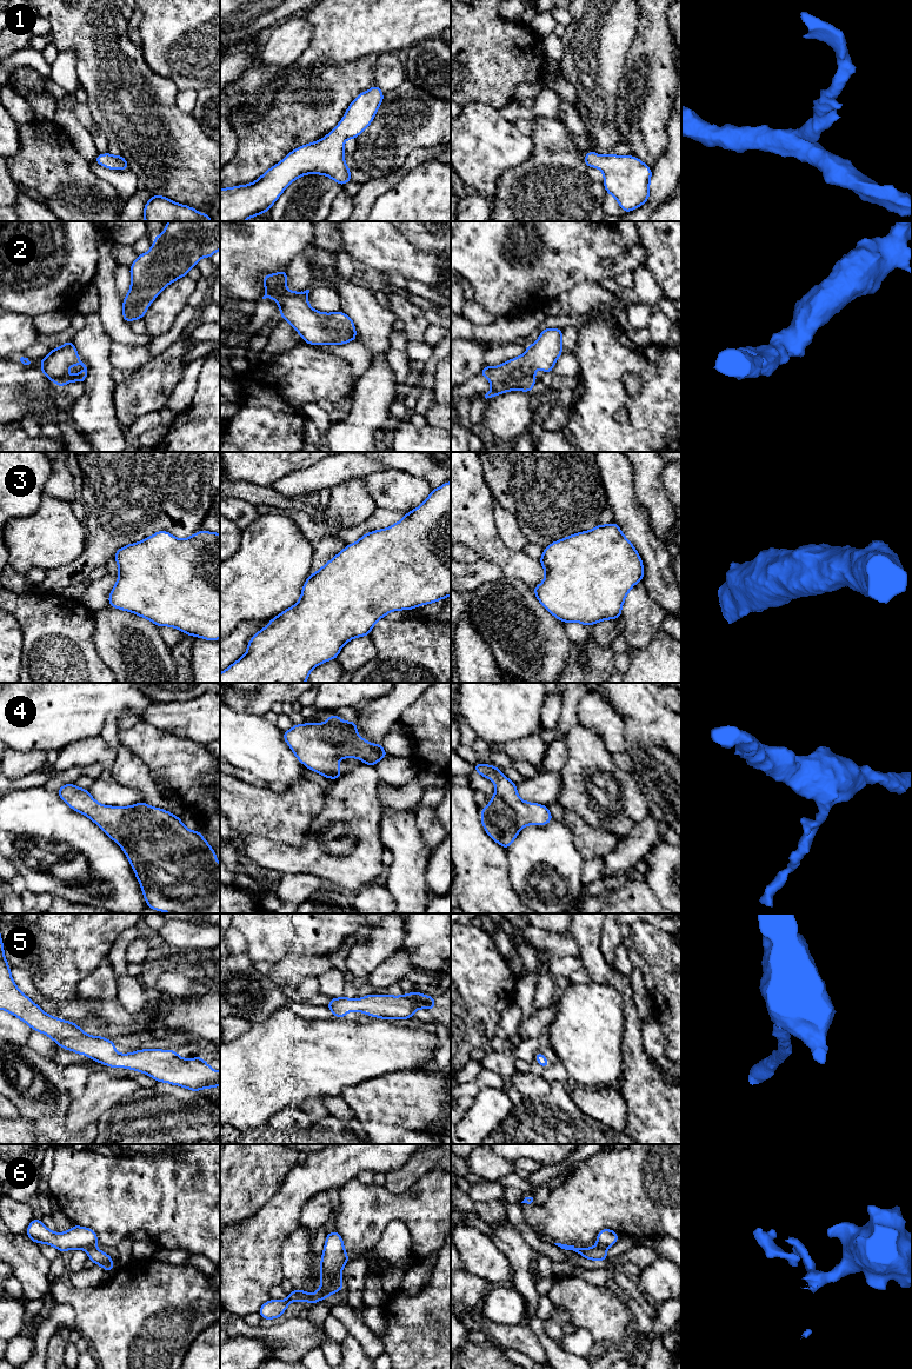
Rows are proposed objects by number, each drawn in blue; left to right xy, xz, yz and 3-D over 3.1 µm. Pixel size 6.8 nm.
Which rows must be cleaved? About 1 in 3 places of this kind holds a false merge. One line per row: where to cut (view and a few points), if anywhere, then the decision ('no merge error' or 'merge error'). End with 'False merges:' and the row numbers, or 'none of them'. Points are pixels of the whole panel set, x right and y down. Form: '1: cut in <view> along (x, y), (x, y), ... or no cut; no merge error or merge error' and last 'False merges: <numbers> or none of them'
1: no cut; no merge error
2: no cut; no merge error
3: no cut; no merge error
4: no cut; no merge error
5: no cut; no merge error
6: cut in yz along (597, 1244), (605, 1248); merge error
False merges: 6

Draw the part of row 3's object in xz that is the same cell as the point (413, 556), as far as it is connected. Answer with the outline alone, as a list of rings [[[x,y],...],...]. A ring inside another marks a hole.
[[[451,481],[445,483],[438,489],[433,489],[427,499],[417,509],[406,512],[406,516],[398,523],[387,529],[368,532],[358,541],[347,546],[334,556],[315,573],[306,579],[300,599],[297,604],[285,610],[248,642],[247,652],[220,673],[220,683],[305,683],[311,671],[318,665],[337,659],[341,647],[357,637],[370,636],[374,624],[391,611],[412,610],[414,607],[432,604],[451,596]]]

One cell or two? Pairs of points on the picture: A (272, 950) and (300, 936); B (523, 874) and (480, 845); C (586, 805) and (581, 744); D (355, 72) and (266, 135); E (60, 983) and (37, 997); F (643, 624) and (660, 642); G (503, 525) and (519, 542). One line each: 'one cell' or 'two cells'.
A: one cell
B: two cells
C: one cell
D: one cell
E: two cells
F: two cells
G: one cell

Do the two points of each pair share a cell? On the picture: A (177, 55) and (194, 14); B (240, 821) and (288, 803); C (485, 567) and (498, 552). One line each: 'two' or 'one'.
A: one
B: one
C: two

